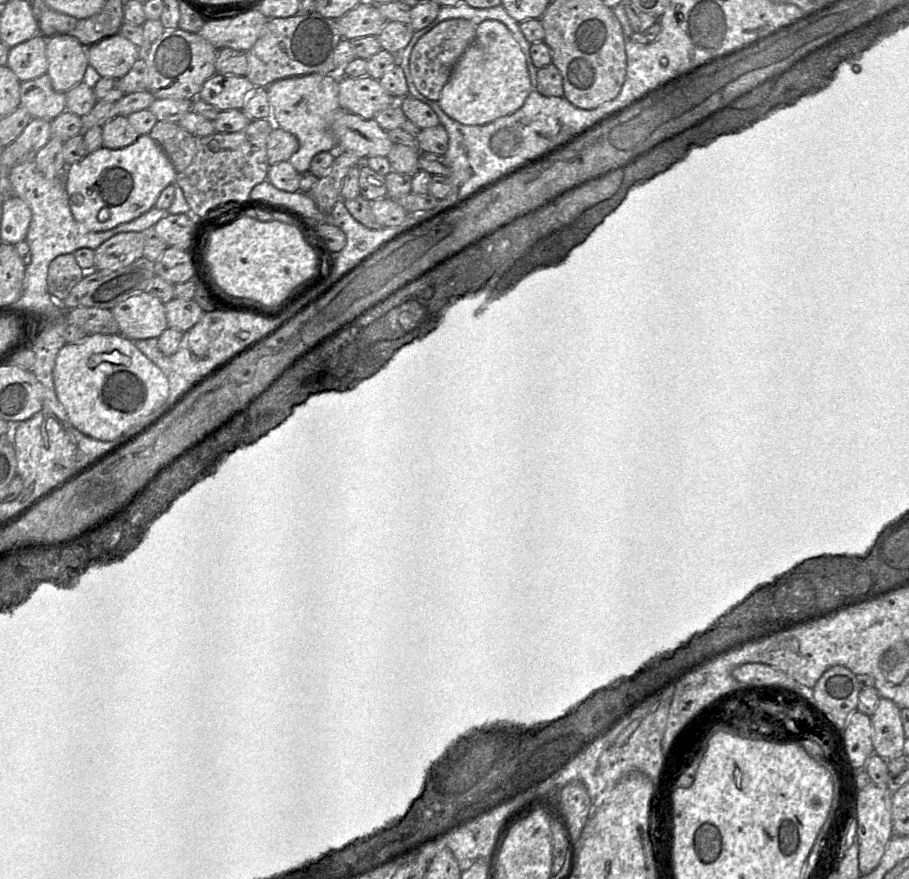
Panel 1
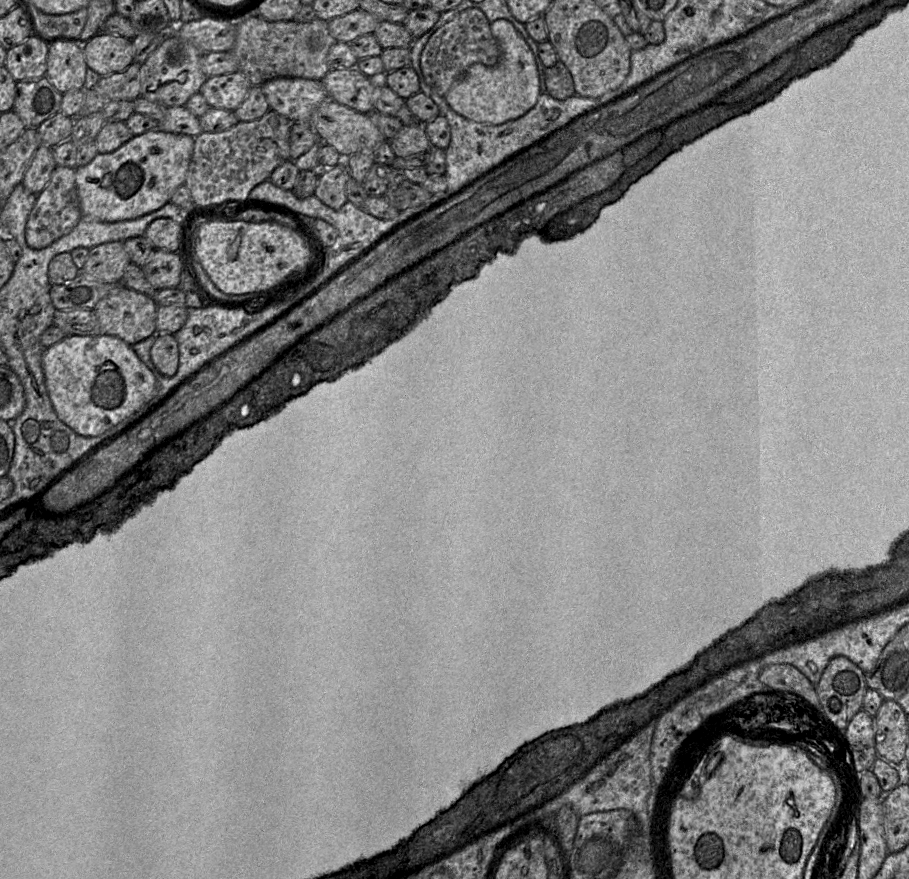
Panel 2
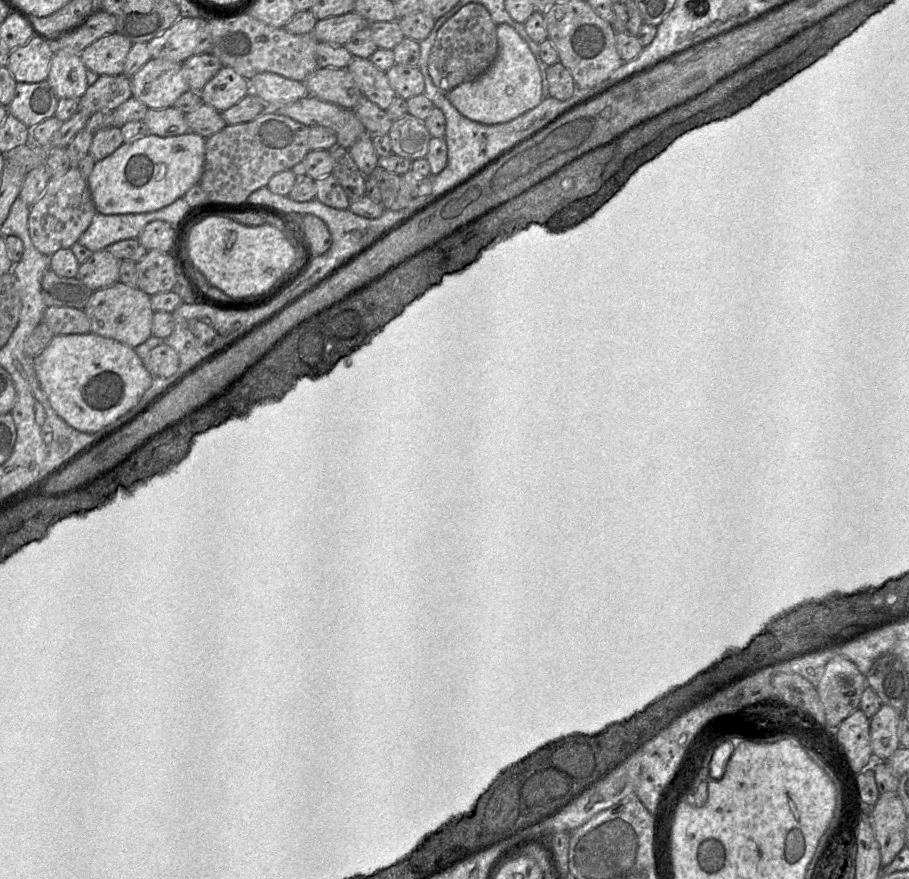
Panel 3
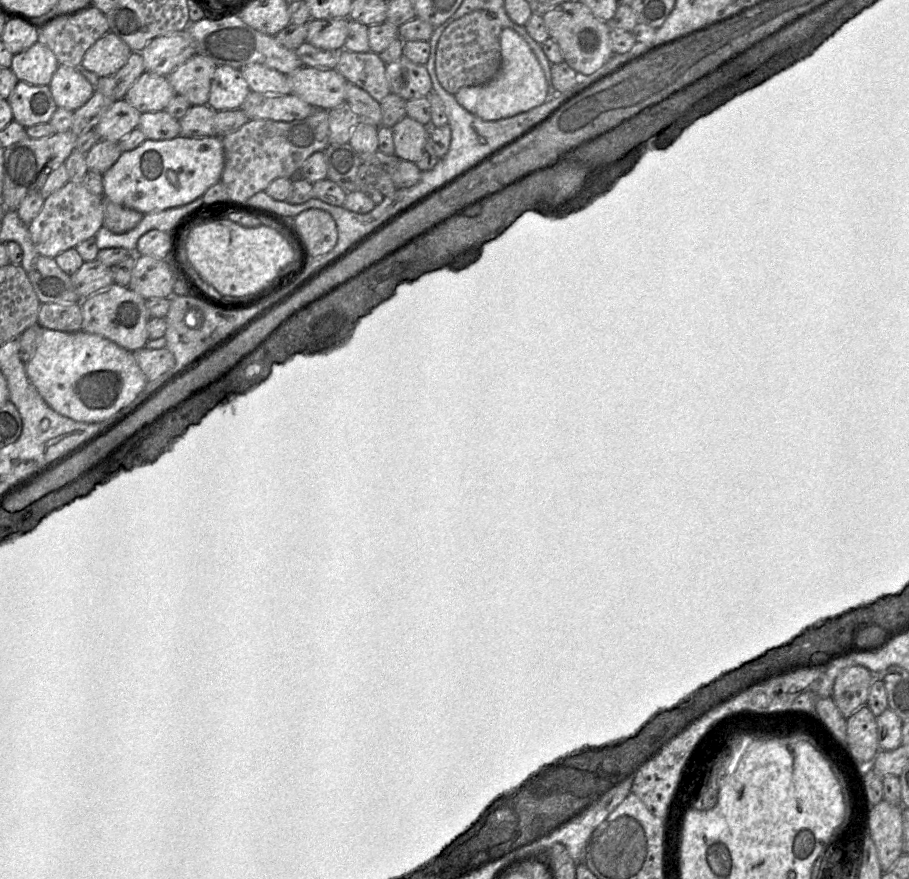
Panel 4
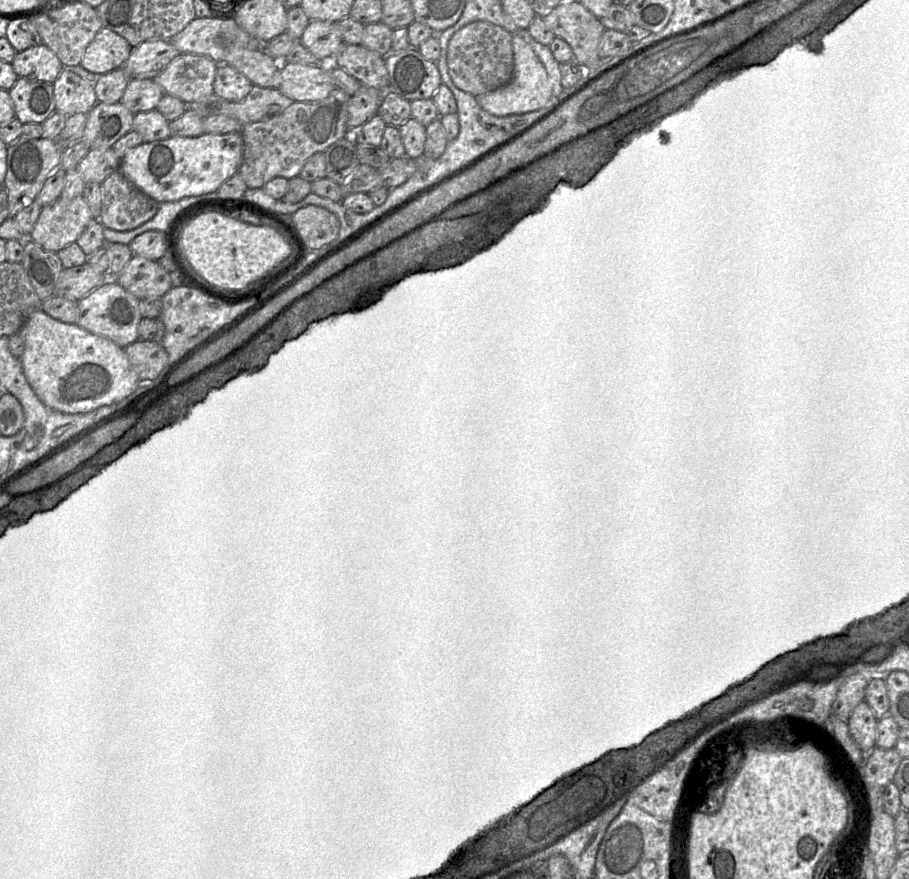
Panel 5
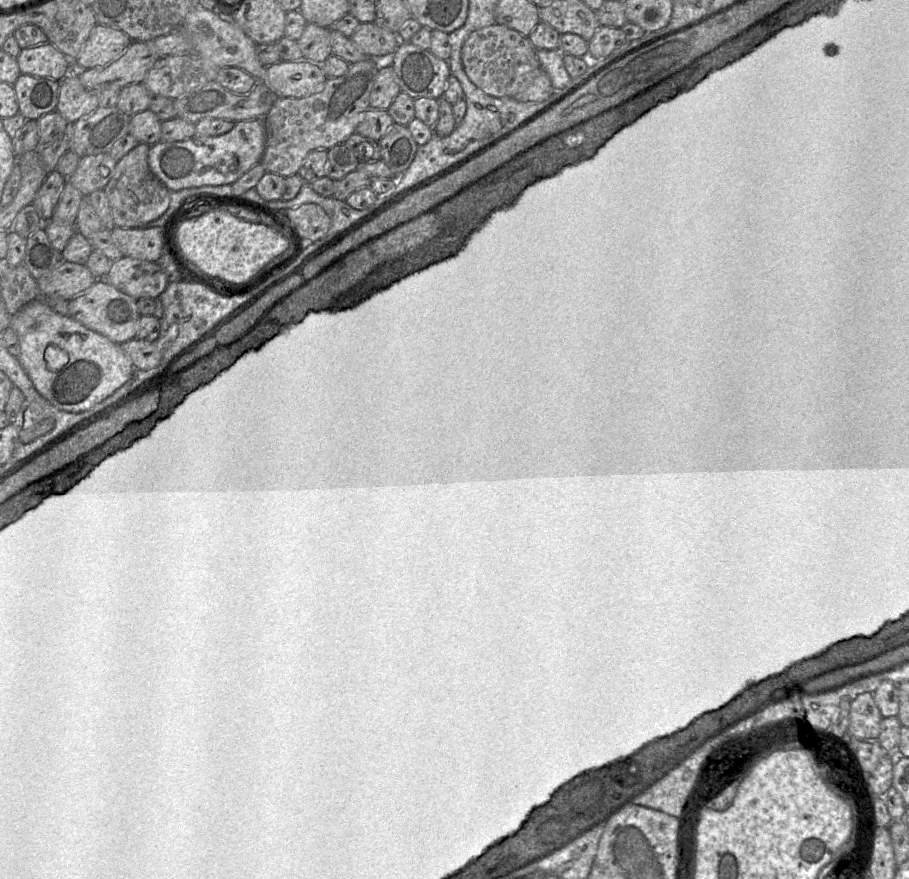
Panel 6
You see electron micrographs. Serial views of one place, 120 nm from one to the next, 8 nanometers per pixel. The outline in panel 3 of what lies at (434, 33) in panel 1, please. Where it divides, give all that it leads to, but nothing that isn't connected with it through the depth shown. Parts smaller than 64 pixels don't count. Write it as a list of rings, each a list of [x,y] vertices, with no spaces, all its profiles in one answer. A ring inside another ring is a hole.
[[[469,3],[438,30],[428,58],[428,72],[437,89],[447,95],[458,85],[474,80],[484,73],[497,54],[497,25],[482,4]]]

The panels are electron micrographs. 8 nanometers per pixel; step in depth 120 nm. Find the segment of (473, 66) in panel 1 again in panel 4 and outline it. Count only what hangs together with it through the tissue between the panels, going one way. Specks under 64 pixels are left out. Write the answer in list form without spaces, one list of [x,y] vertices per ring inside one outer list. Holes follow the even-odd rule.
[[[503,28],[500,35],[502,63],[487,83],[463,87],[455,94],[456,101],[483,120],[499,120],[528,111],[546,101],[548,86],[544,72],[528,43],[514,30]]]

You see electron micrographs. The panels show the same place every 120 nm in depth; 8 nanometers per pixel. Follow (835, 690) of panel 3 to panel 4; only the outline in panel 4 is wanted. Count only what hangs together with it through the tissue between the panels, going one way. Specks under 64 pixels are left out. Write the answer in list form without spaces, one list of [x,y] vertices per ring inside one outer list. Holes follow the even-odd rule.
[[[850,666],[838,674],[831,698],[846,719],[866,705],[875,677],[863,666]]]

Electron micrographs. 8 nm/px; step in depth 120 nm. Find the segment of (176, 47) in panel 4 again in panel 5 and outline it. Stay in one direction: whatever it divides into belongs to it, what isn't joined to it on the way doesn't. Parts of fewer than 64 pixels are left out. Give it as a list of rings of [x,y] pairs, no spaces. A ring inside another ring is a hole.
[[[148,40],[133,47],[123,65],[131,79],[153,79],[161,73],[180,52],[169,40]]]

